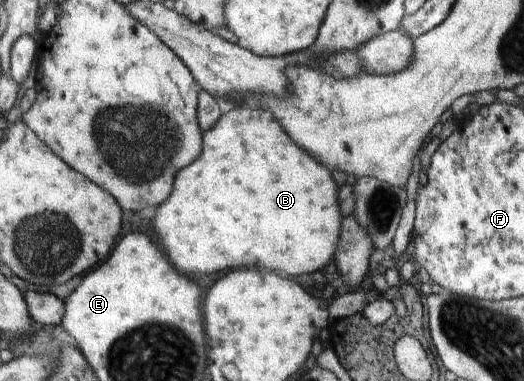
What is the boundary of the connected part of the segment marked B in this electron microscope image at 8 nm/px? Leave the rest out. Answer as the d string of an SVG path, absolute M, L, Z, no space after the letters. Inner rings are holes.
M233 106L225 108L217 124L202 134L201 154L189 166L177 170L173 190L169 198L157 206L151 222L161 236L162 250L169 264L180 273L213 274L227 268L263 266L298 280L298 276L311 275L333 264L341 210L331 172L303 152L269 110Z

